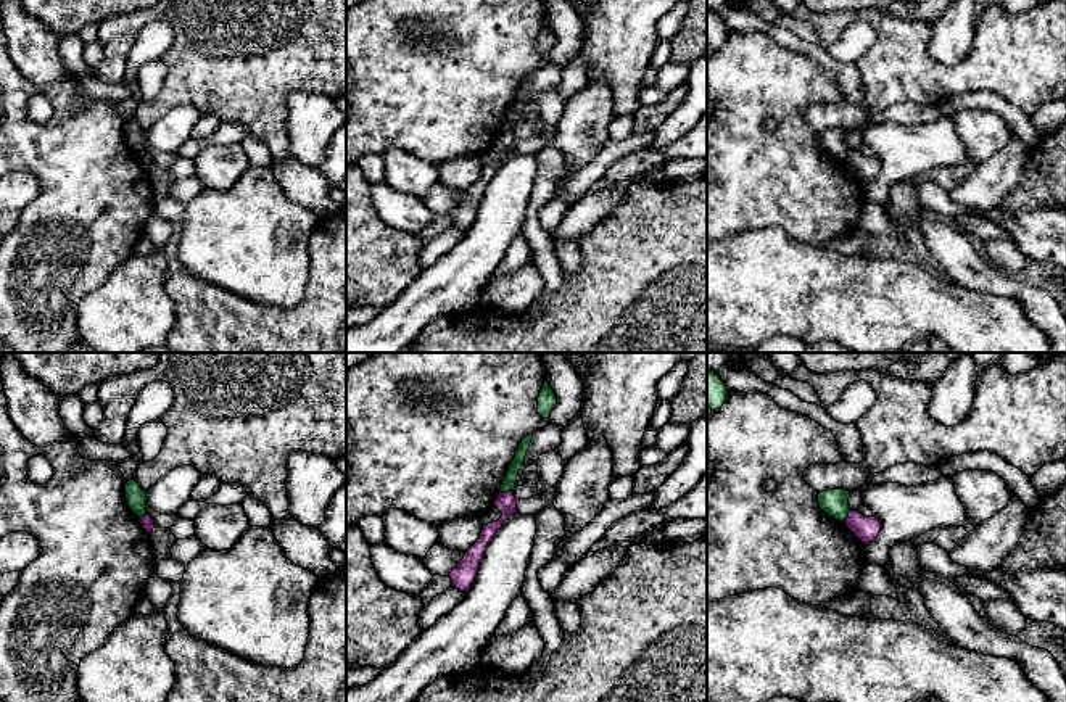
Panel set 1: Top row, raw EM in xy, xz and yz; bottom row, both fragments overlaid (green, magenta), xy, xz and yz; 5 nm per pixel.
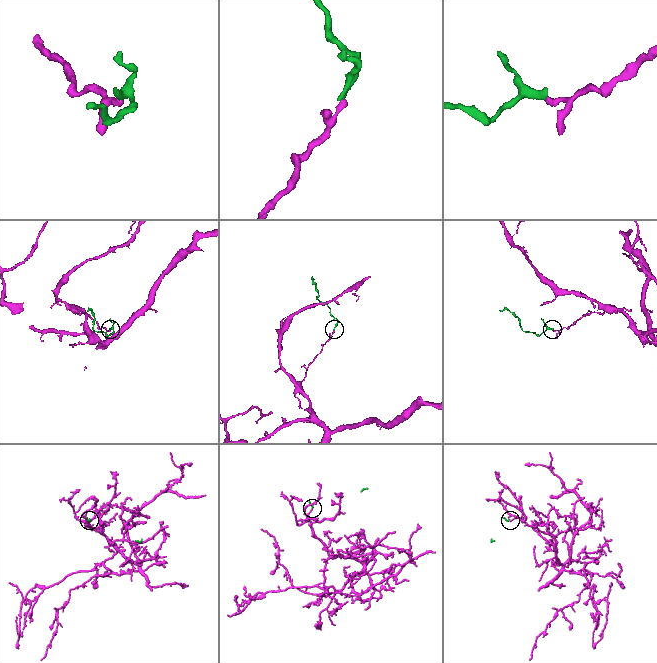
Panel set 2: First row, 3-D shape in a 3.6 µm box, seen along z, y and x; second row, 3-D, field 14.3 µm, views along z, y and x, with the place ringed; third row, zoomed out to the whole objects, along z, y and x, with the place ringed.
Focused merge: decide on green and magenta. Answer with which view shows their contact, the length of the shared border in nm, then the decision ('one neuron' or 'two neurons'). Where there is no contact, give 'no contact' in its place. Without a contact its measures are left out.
xz | 70 nm | two neurons

